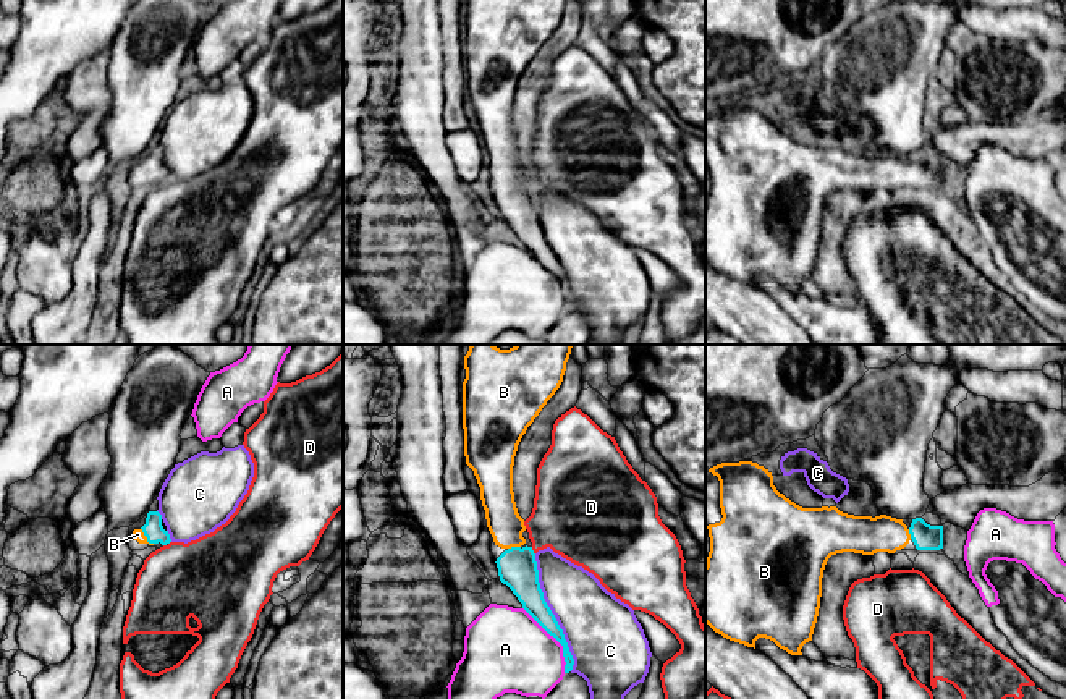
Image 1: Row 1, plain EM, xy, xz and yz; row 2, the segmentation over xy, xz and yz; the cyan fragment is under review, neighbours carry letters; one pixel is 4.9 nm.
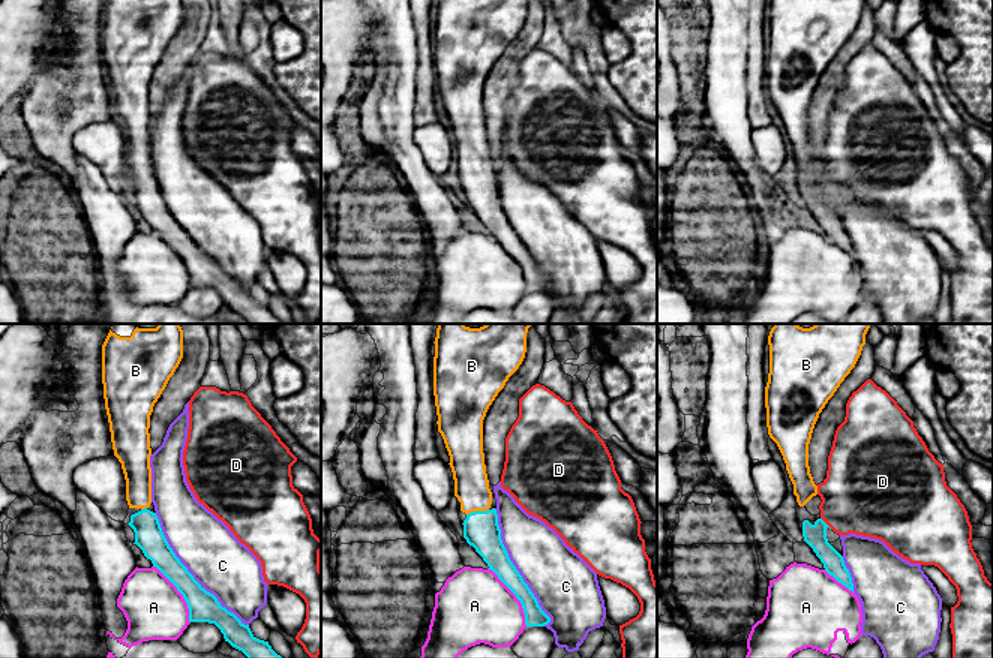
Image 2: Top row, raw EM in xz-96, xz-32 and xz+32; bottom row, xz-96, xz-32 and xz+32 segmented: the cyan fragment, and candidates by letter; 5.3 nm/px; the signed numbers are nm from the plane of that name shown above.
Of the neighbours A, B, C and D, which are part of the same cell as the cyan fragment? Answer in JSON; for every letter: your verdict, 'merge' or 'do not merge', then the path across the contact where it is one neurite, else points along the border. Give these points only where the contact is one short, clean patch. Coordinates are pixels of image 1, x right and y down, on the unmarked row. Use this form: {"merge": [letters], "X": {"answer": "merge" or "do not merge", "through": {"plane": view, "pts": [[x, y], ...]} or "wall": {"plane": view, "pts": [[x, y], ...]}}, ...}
{"merge": ["B"], "A": {"answer": "do not merge"}, "B": {"answer": "merge", "through": {"plane": "xy", "pts": [[152, 167], [146, 173], [138, 172]]}}, "C": {"answer": "do not merge"}, "D": {"answer": "do not merge"}}

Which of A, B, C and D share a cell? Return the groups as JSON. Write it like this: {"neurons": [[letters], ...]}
{"neurons": [["A"], ["B"], ["C"], ["D"]]}

